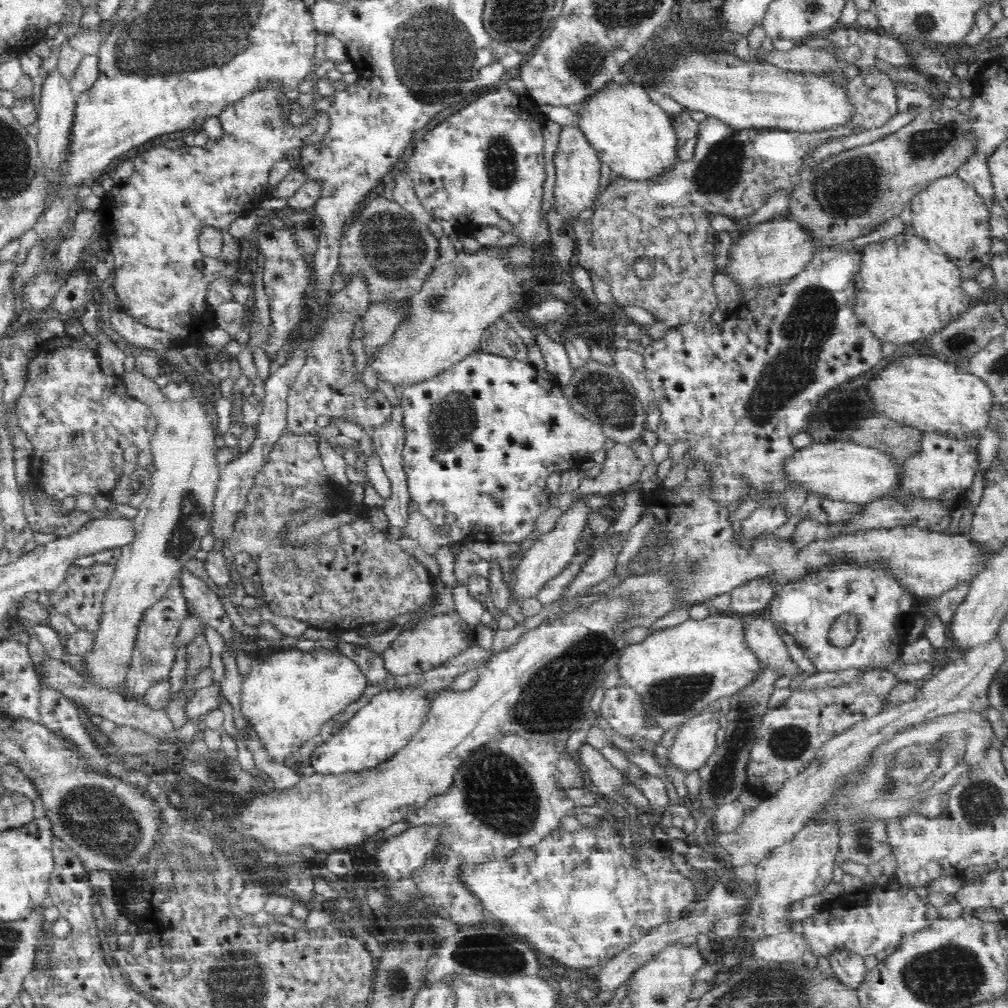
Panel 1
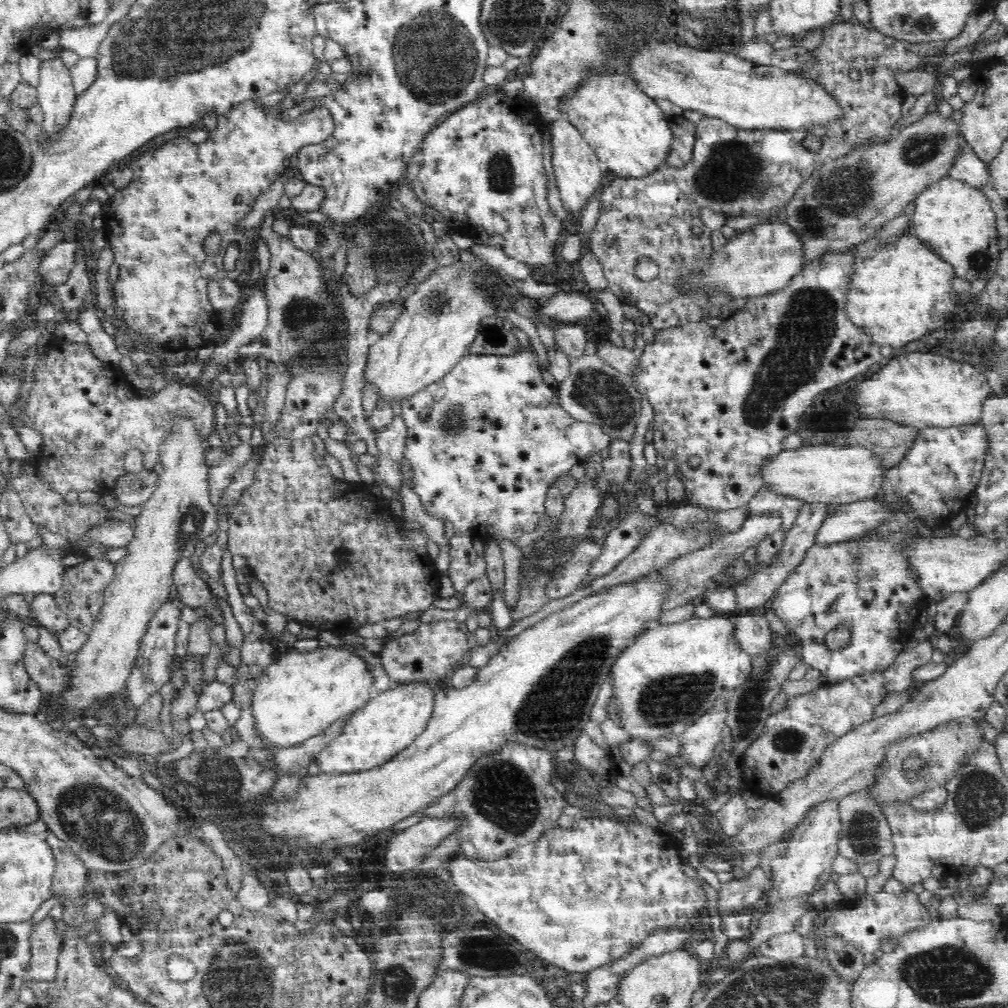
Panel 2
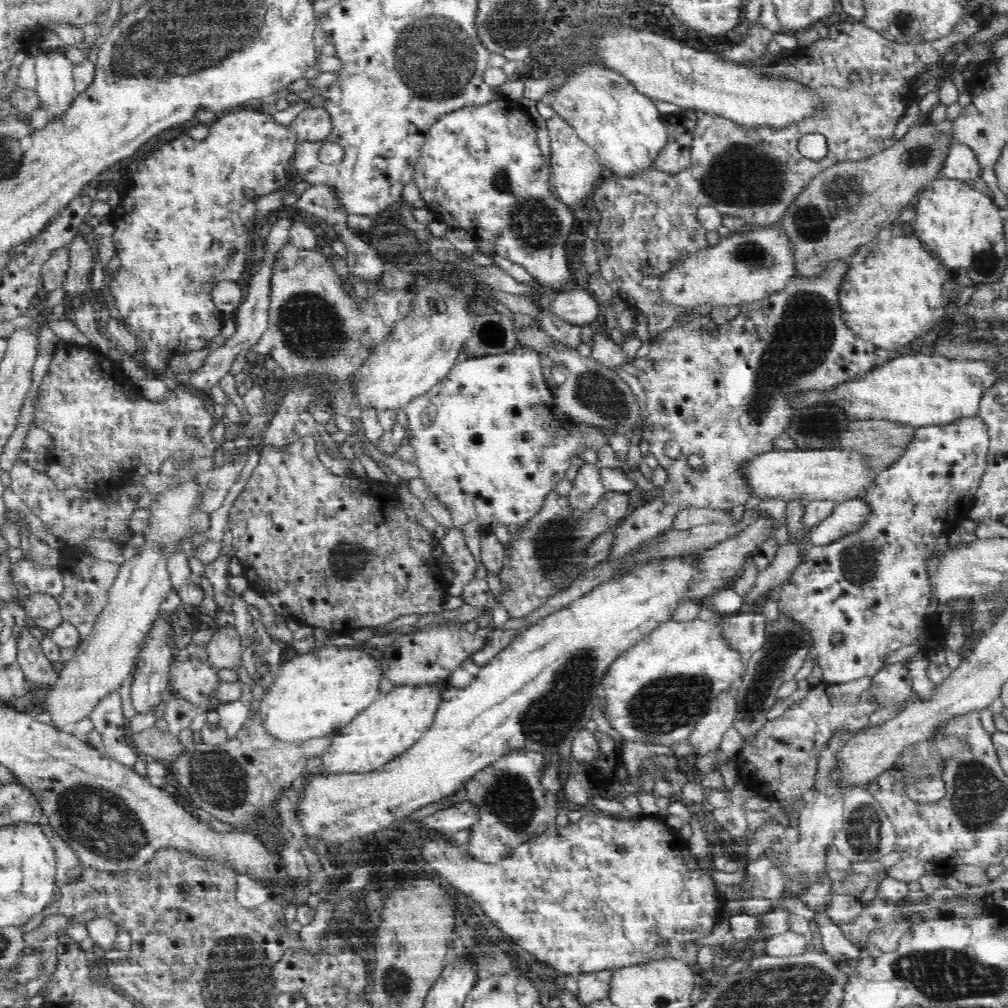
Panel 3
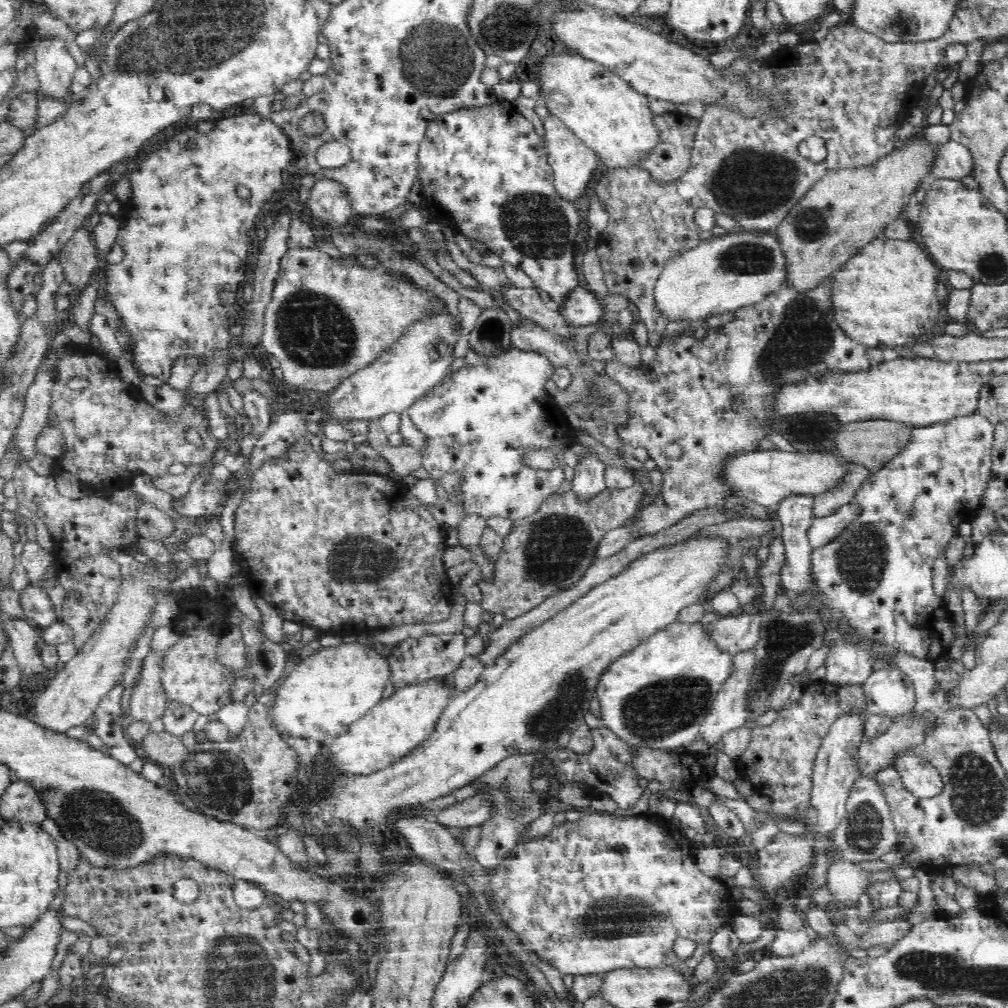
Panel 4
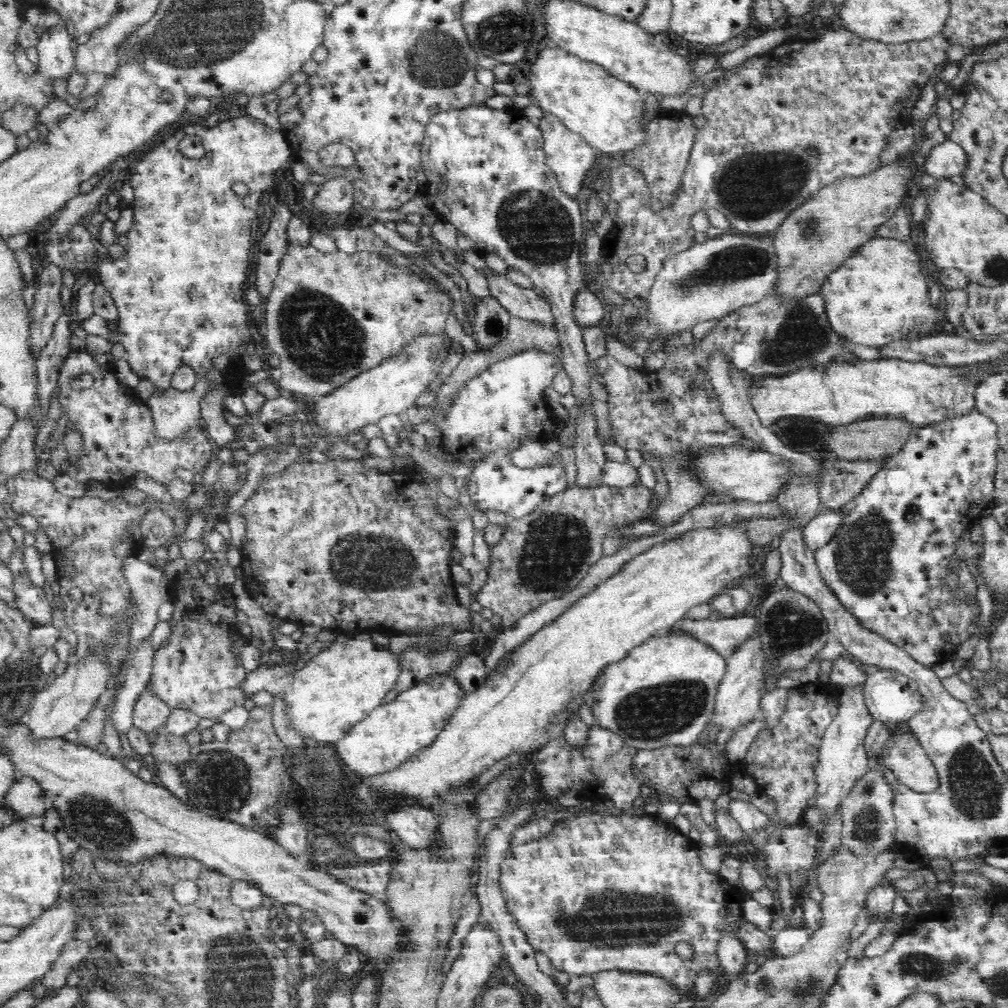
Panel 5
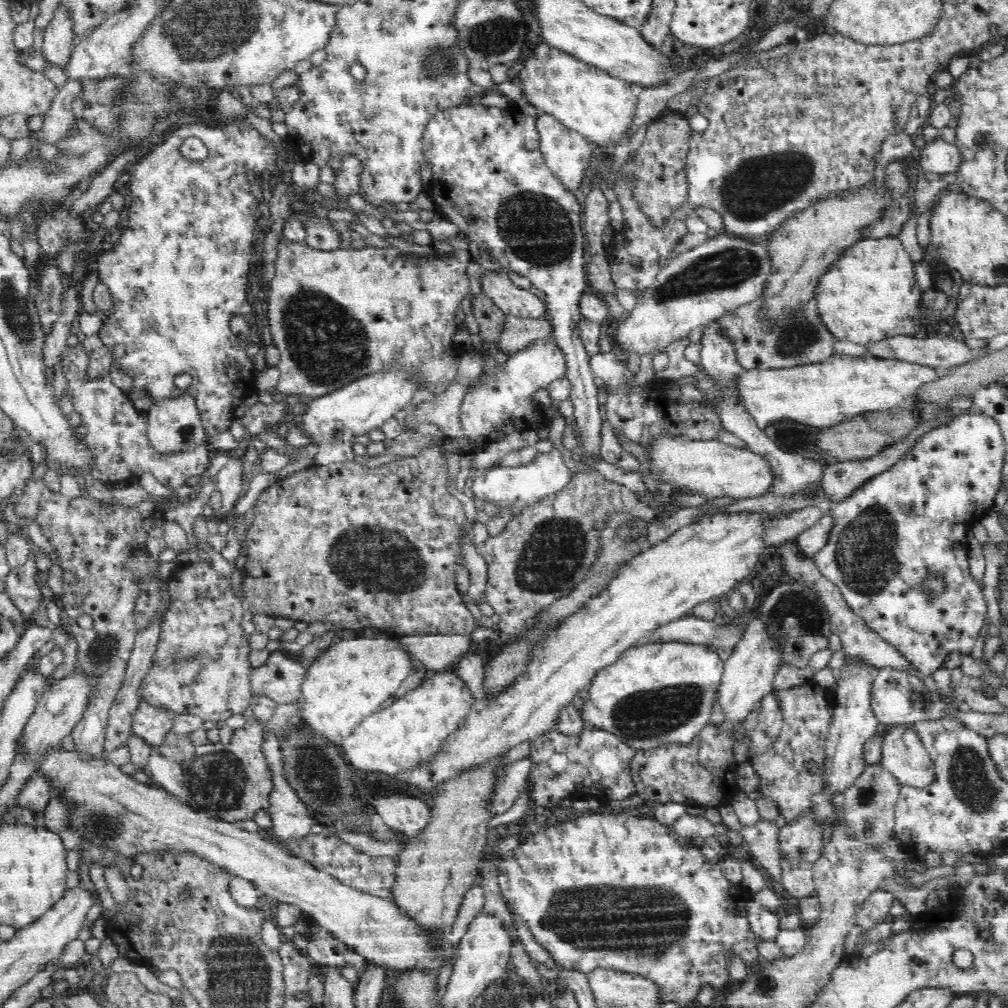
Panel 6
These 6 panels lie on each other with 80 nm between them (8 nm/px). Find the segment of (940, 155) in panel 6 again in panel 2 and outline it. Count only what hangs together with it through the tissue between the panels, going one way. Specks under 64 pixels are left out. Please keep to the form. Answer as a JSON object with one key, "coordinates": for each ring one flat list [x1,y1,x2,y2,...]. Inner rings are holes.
{"coordinates":[[970,148,962,150,962,154,954,162,953,168,950,168,948,176,956,180,961,180,961,182,982,192,991,183,989,165,986,165]]}

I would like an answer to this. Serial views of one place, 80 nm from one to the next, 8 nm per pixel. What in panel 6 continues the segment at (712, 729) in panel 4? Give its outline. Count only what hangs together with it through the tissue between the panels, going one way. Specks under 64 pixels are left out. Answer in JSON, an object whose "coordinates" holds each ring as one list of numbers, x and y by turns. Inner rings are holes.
{"coordinates":[[758,617,752,619,746,626,742,640,725,660,725,672,718,689,718,704,725,720,741,724,748,714,754,712,762,698,774,690,772,683,778,669,783,666,779,662,779,654,775,642,771,642,767,635,764,623]]}

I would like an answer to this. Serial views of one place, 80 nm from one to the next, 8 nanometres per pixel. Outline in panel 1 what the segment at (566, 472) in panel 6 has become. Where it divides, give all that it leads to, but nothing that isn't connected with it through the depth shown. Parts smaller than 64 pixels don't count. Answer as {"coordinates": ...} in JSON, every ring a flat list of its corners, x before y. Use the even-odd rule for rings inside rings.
{"coordinates":[[478,348,470,356,459,360,456,364,442,369,438,374,420,380,416,384,408,385,402,390,401,406,404,412,404,423,407,431,402,454,402,465,407,474,407,486,411,500,418,503,420,512,438,526,442,537,447,537,454,544,456,542,502,542,514,543,524,541,535,528,537,516,549,507,549,495,544,492,547,478,554,472,563,473,571,469,590,467,590,459,594,452,605,449,607,437,600,425,585,418,574,411,570,400,560,392,552,392,557,382,544,380,538,375,537,369,529,362,516,358,506,358,494,353,484,352]]}

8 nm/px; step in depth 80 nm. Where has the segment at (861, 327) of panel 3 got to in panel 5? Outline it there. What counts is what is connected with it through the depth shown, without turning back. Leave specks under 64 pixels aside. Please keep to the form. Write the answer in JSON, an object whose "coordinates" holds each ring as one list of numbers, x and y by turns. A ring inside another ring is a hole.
{"coordinates":[[874,237,862,244,860,248,840,268,831,272,820,288,826,299,826,313,832,323,832,328,842,335,848,342,885,347,886,344,896,343,898,340,918,340,927,337,938,323,939,305,930,302,930,282,933,275,926,277,926,270,932,264,924,267,921,252,914,251,912,245,904,240]]}

